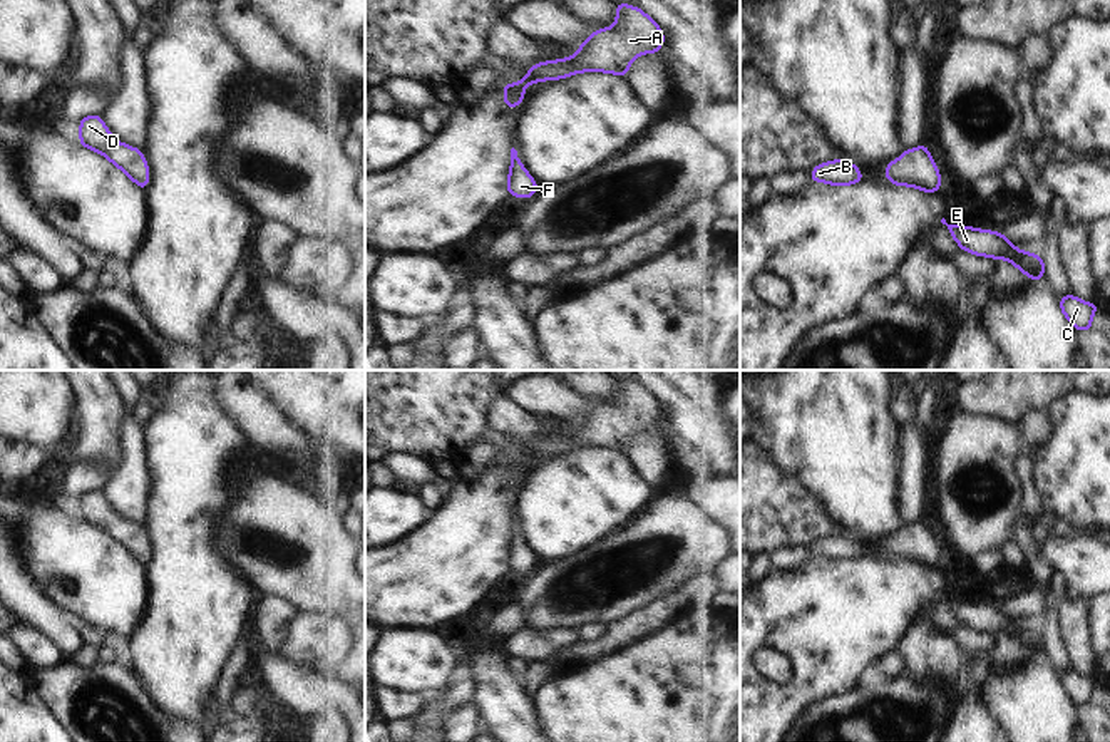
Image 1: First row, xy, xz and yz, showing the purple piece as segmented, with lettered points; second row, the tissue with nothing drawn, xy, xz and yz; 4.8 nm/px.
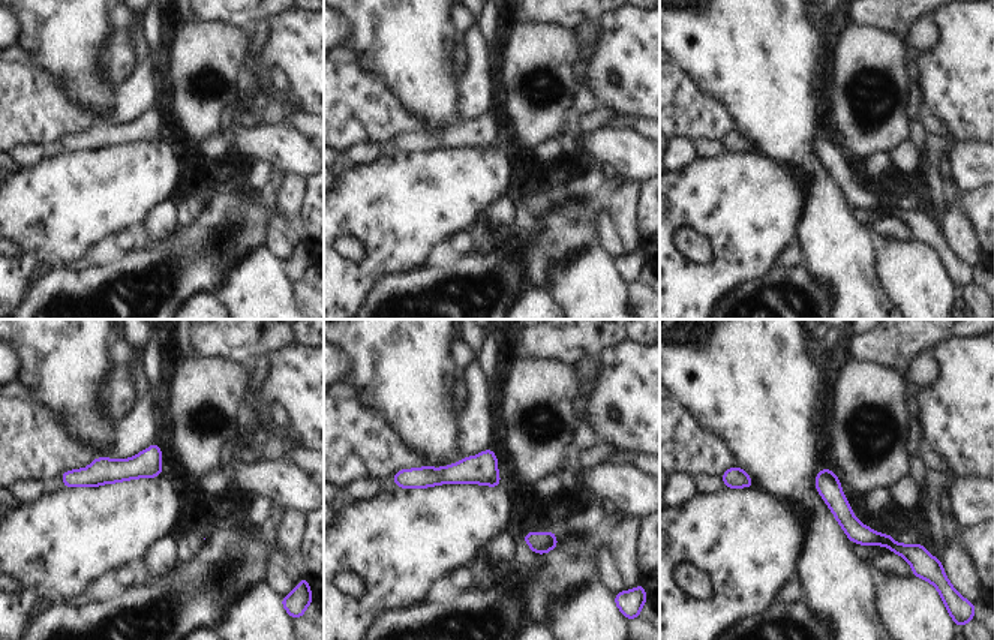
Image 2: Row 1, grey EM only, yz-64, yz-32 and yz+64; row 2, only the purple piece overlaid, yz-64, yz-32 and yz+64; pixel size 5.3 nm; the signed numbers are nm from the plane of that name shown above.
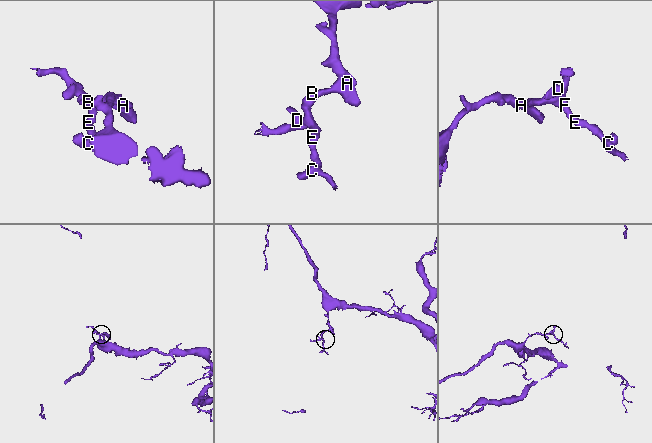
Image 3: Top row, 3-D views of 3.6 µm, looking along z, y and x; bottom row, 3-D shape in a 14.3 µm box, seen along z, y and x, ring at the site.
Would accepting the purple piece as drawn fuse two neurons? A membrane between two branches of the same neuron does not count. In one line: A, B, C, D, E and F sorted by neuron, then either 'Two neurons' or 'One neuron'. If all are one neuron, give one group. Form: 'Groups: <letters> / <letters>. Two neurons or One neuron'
Groups: A B C D E F. One neuron.

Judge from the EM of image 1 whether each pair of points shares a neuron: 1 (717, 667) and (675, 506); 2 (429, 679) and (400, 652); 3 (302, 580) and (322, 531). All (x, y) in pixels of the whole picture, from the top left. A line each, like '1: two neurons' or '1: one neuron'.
1: two neurons
2: one neuron
3: one neuron

